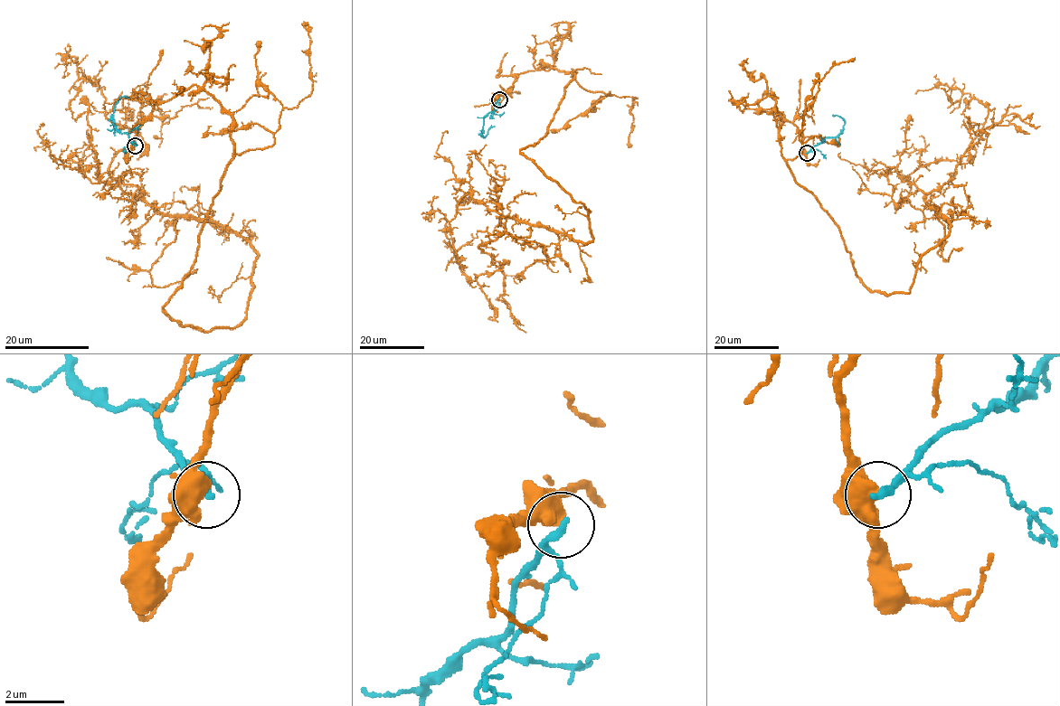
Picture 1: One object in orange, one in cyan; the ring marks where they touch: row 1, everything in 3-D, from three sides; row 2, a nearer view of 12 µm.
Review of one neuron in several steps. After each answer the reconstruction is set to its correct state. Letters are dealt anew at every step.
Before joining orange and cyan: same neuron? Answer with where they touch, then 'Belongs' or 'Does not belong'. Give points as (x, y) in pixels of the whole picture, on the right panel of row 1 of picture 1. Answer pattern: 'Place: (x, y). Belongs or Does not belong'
Place: (807, 153). Does not belong

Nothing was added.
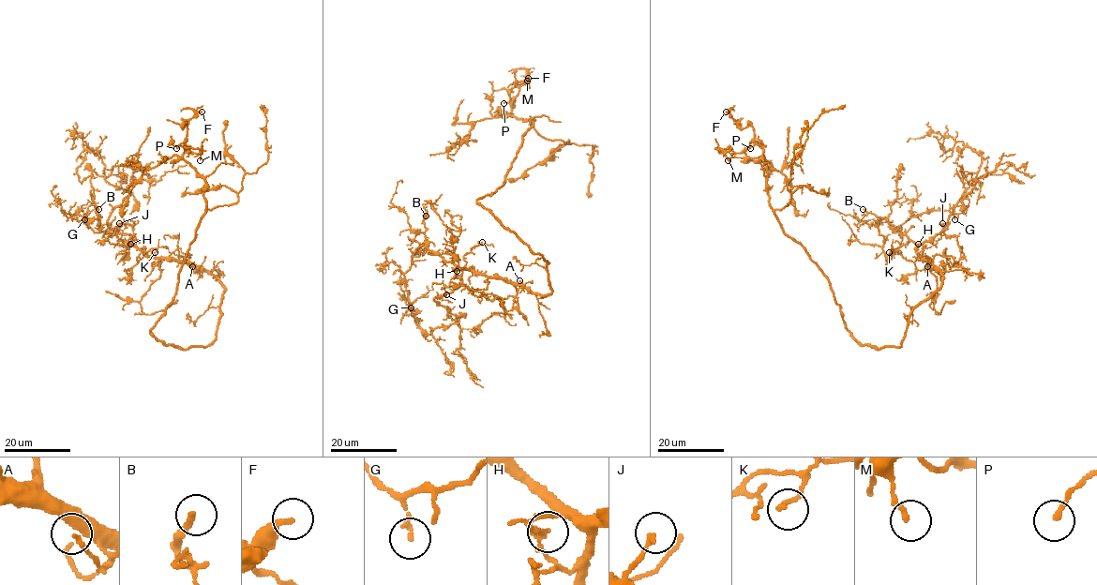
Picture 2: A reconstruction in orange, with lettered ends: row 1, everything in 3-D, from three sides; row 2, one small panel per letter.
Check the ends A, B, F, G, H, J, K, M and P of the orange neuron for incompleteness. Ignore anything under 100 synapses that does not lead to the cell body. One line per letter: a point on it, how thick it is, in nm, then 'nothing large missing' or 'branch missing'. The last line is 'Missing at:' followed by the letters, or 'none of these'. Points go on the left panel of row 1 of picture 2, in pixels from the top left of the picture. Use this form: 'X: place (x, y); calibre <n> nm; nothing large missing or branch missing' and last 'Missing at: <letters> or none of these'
A: place (192, 266); calibre 130 nm; nothing large missing
B: place (98, 209); calibre 200 nm; branch missing
F: place (202, 112); calibre 240 nm; nothing large missing
G: place (84, 219); calibre 150 nm; nothing large missing
H: place (130, 244); calibre 140 nm; nothing large missing
J: place (119, 223); calibre 150 nm; nothing large missing
K: place (155, 252); calibre 190 nm; nothing large missing
M: place (200, 160); calibre 190 nm; nothing large missing
P: place (176, 148); calibre 180 nm; nothing large missing
Missing at: B

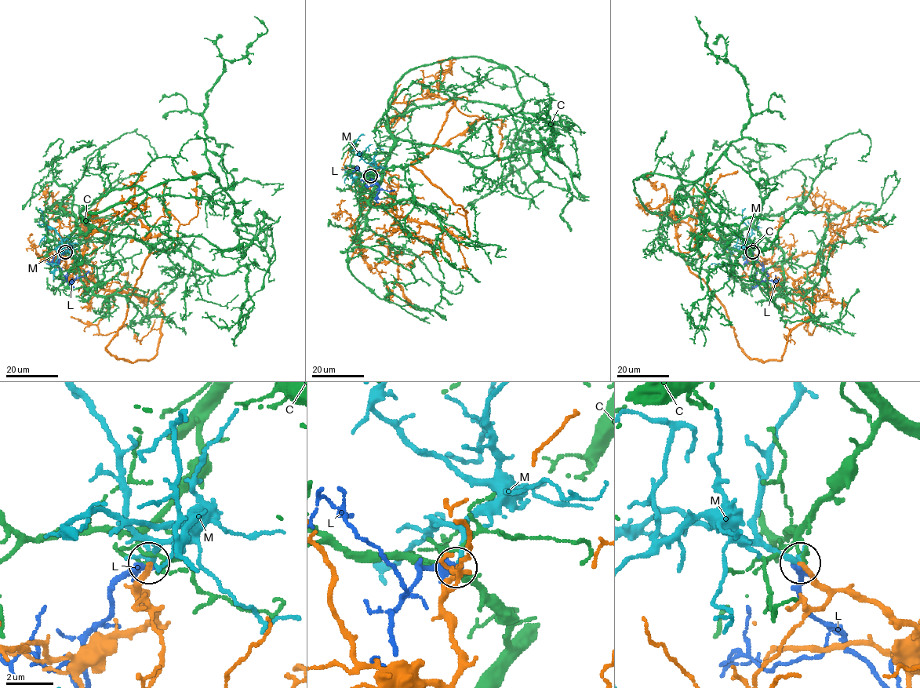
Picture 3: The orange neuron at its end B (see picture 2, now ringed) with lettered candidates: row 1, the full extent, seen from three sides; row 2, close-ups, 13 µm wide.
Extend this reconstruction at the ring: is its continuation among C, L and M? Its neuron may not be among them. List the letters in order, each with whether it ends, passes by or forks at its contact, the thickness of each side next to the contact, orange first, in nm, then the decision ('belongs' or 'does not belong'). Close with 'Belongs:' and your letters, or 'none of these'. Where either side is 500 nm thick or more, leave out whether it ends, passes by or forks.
C: it ends; calibres 240 and 150 nm; does not belong
L: it ends; calibres 320 and 440 nm; does not belong
M: it ends; calibres 220 and 280 nm; belongs
Belongs: M

